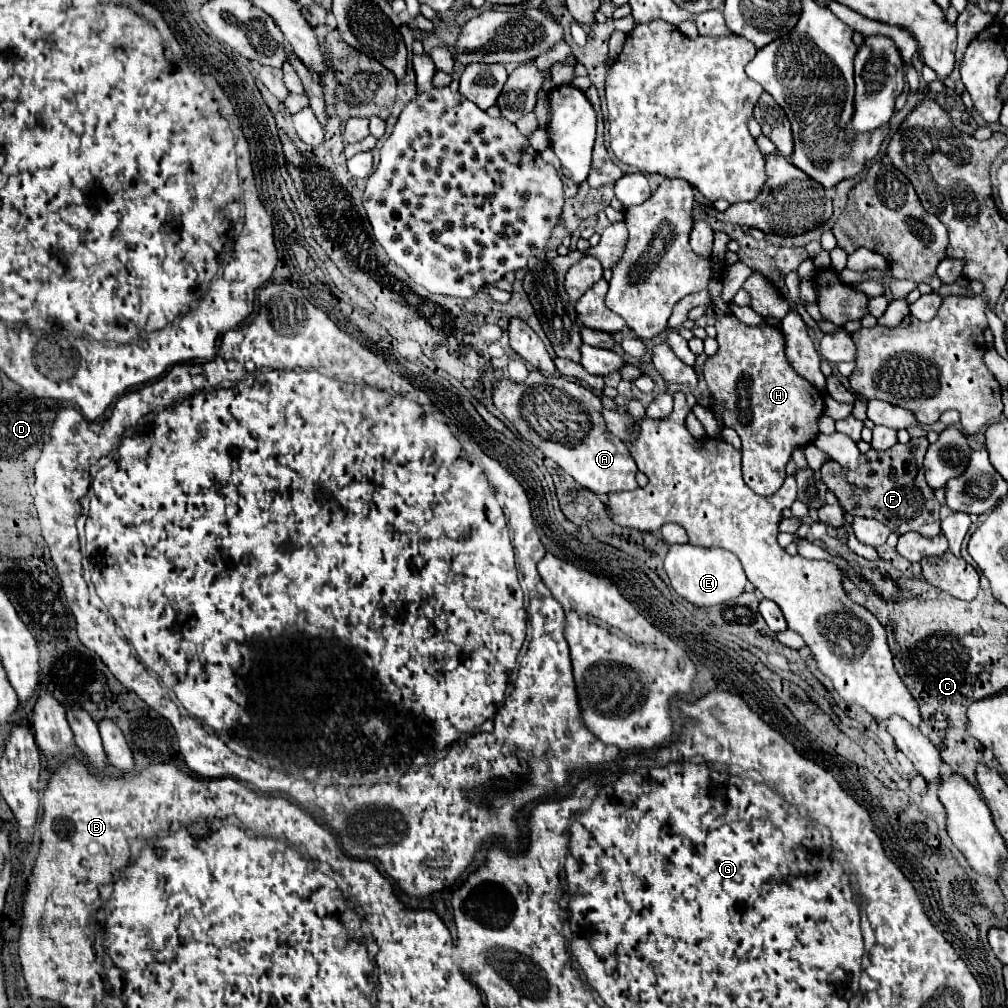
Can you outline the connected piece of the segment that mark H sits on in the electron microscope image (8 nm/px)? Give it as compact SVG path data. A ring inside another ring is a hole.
M722 316L716 320L718 352L704 364L704 378L714 400L726 404L724 424L734 428L742 440L742 474L744 482L760 496L778 492L786 478L786 464L798 446L806 446L818 436L818 418L824 412L824 396L808 380L804 380L788 362L784 354L784 336L774 326L750 328L736 316Z

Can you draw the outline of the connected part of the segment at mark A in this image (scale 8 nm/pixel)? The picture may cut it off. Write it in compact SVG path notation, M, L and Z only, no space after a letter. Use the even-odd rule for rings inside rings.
M532 370L524 384L502 380L494 384L494 406L514 424L520 436L552 458L580 486L594 494L636 490L636 462L624 442L608 432L600 398L578 382Z

